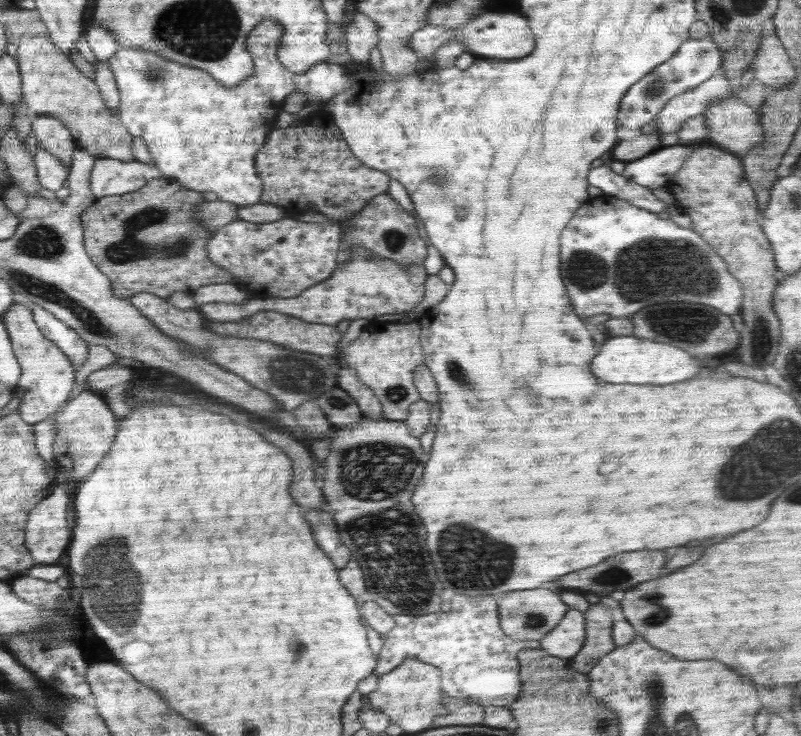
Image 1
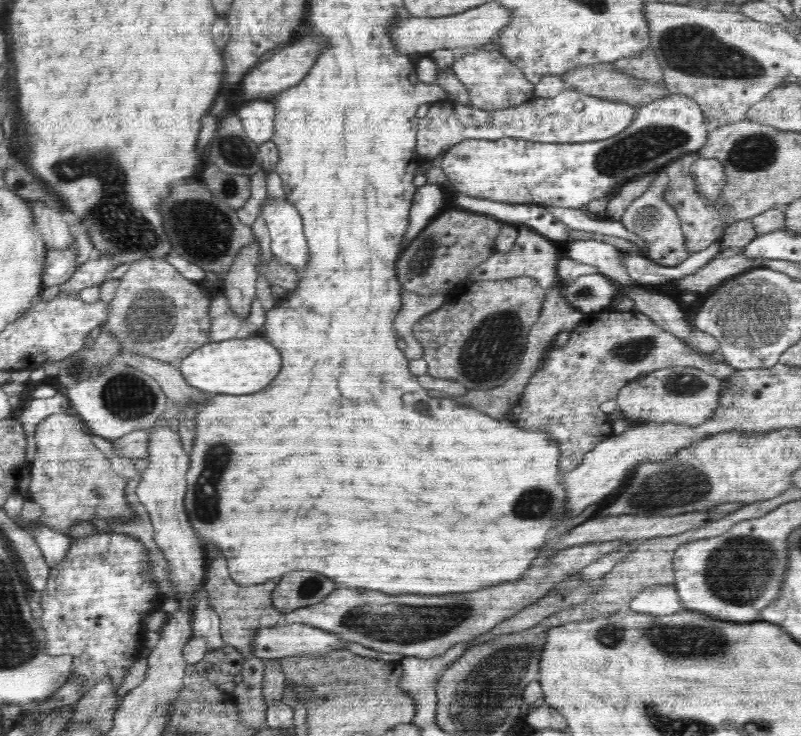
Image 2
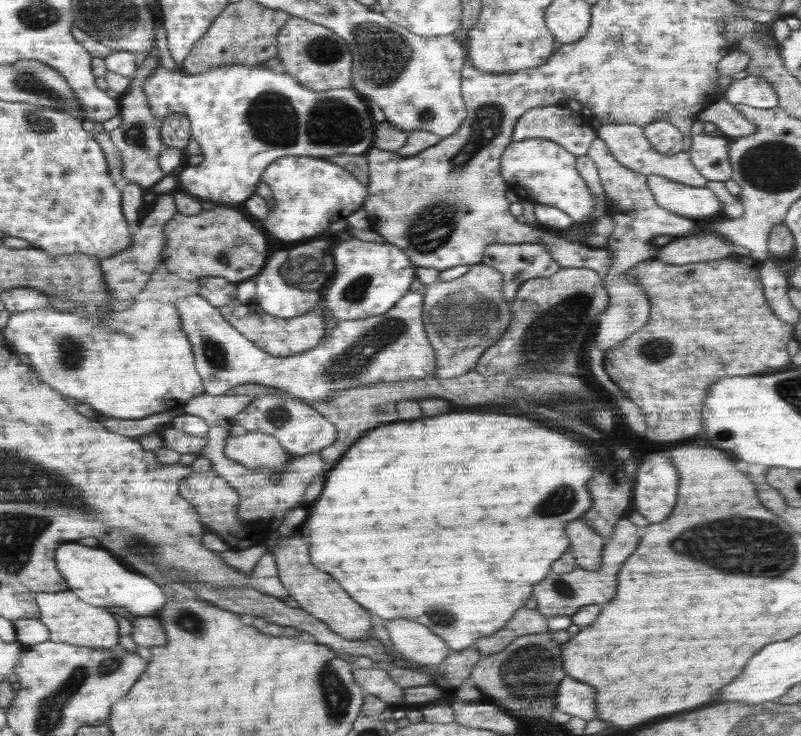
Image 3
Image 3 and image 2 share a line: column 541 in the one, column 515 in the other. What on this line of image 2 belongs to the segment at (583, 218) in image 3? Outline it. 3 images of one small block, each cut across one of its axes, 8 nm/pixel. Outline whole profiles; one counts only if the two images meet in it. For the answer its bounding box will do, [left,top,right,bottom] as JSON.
[438,93,710,209]

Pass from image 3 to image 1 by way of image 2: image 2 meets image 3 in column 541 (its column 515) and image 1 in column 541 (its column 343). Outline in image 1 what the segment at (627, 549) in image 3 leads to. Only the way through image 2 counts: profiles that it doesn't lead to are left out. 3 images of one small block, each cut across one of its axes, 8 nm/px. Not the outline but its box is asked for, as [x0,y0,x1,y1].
[498,588,569,641]

